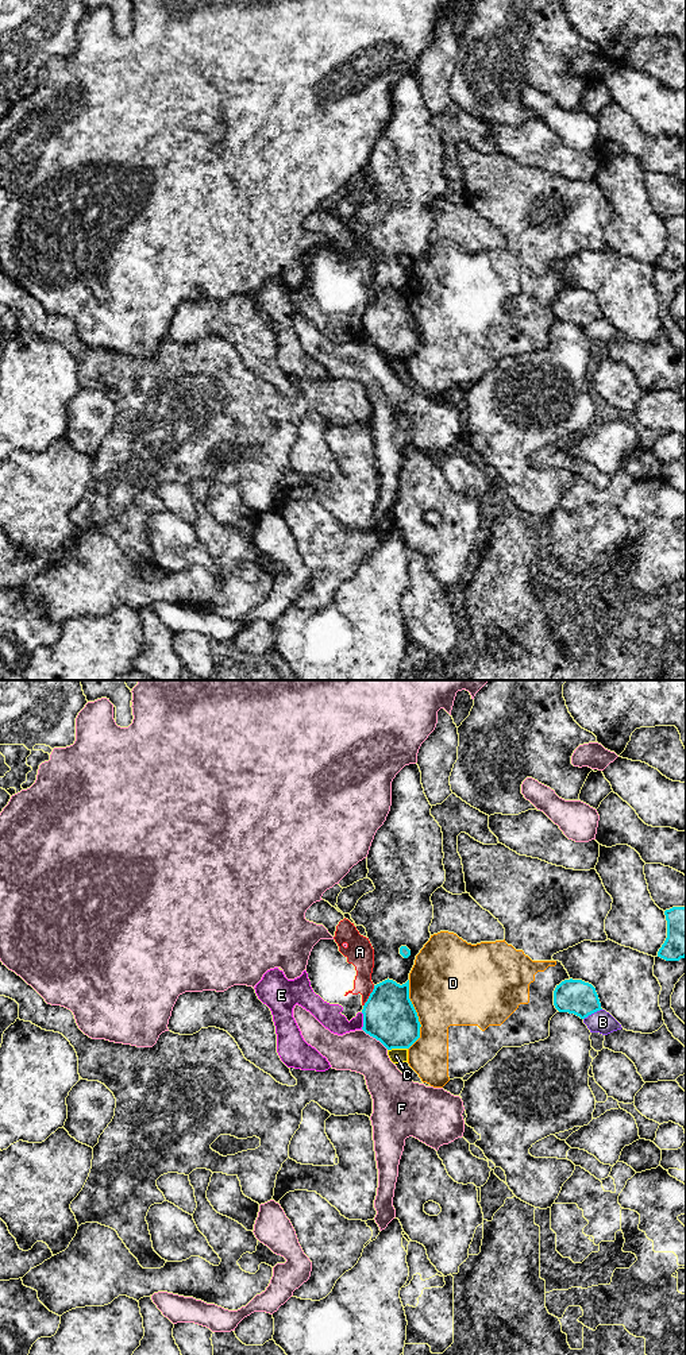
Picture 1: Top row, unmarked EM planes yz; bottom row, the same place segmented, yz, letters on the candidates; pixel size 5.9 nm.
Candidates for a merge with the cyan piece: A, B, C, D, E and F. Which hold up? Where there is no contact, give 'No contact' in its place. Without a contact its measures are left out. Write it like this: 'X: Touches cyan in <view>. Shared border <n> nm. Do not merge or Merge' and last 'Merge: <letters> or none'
A: Touches cyan in yz. Shared border 140 nm. Do not merge
B: Touches cyan in yz. Shared border 130 nm. Do not merge
C: Touches cyan in yz. Shared border 120 nm. Do not merge
D: Touches cyan in yz. Shared border 420 nm. Do not merge
E: Touches cyan in yz. Shared border 100 nm. Do not merge
F: Touches cyan in yz. Shared border 200 nm. Do not merge
Merge: none

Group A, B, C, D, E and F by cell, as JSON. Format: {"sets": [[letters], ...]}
{"sets": [["A", "E"], ["B"], ["C"], ["D"], ["F"]]}

